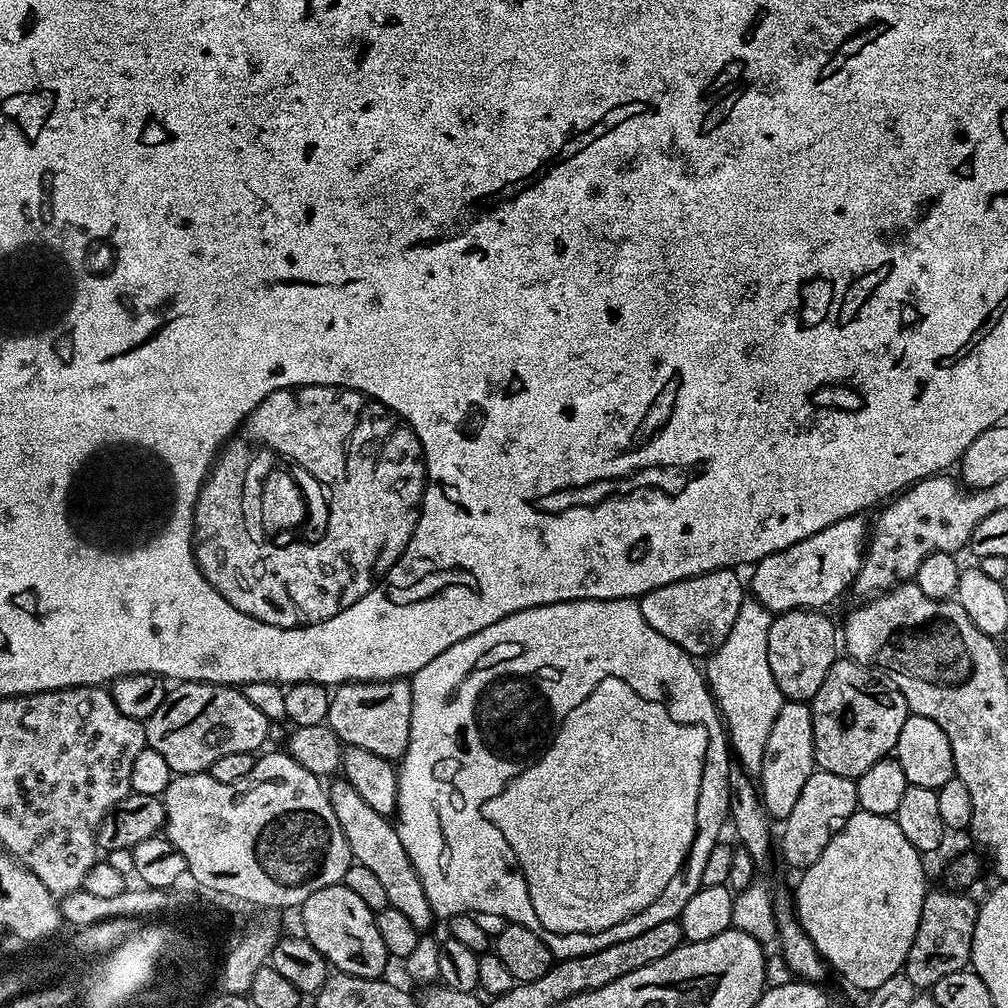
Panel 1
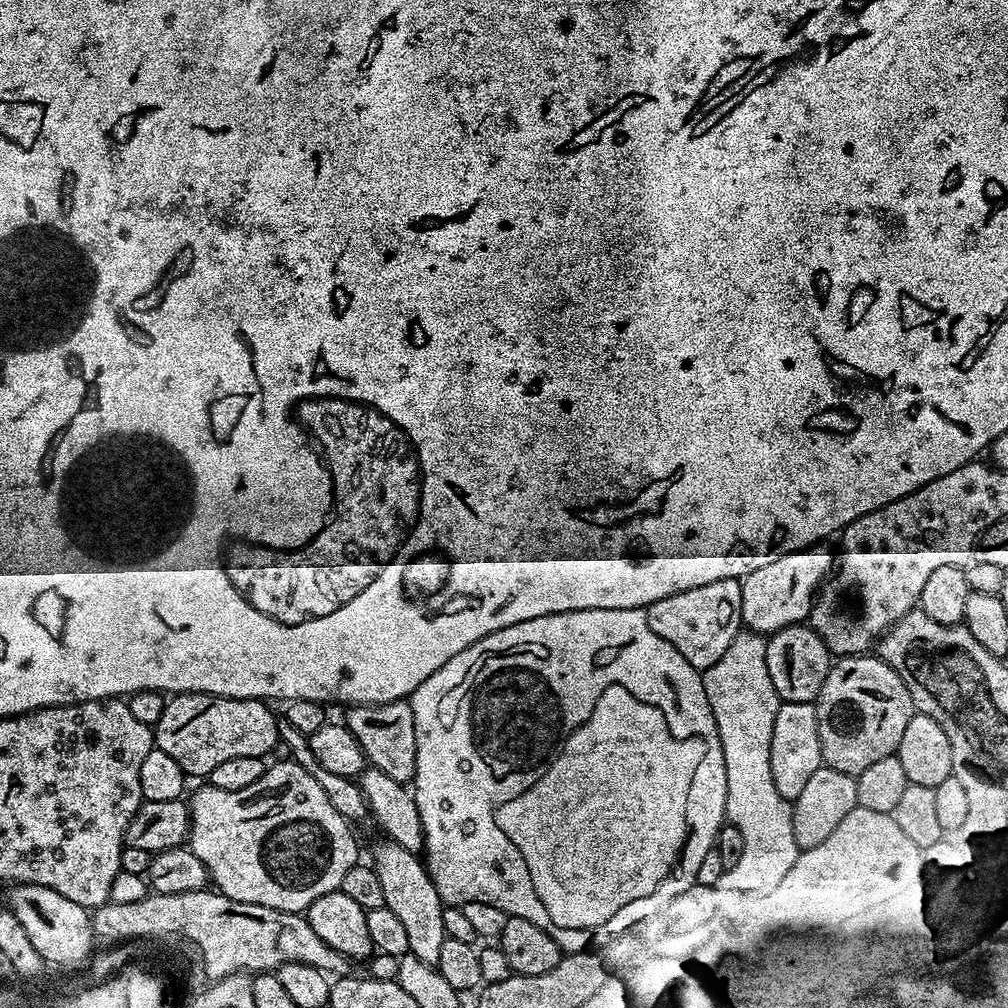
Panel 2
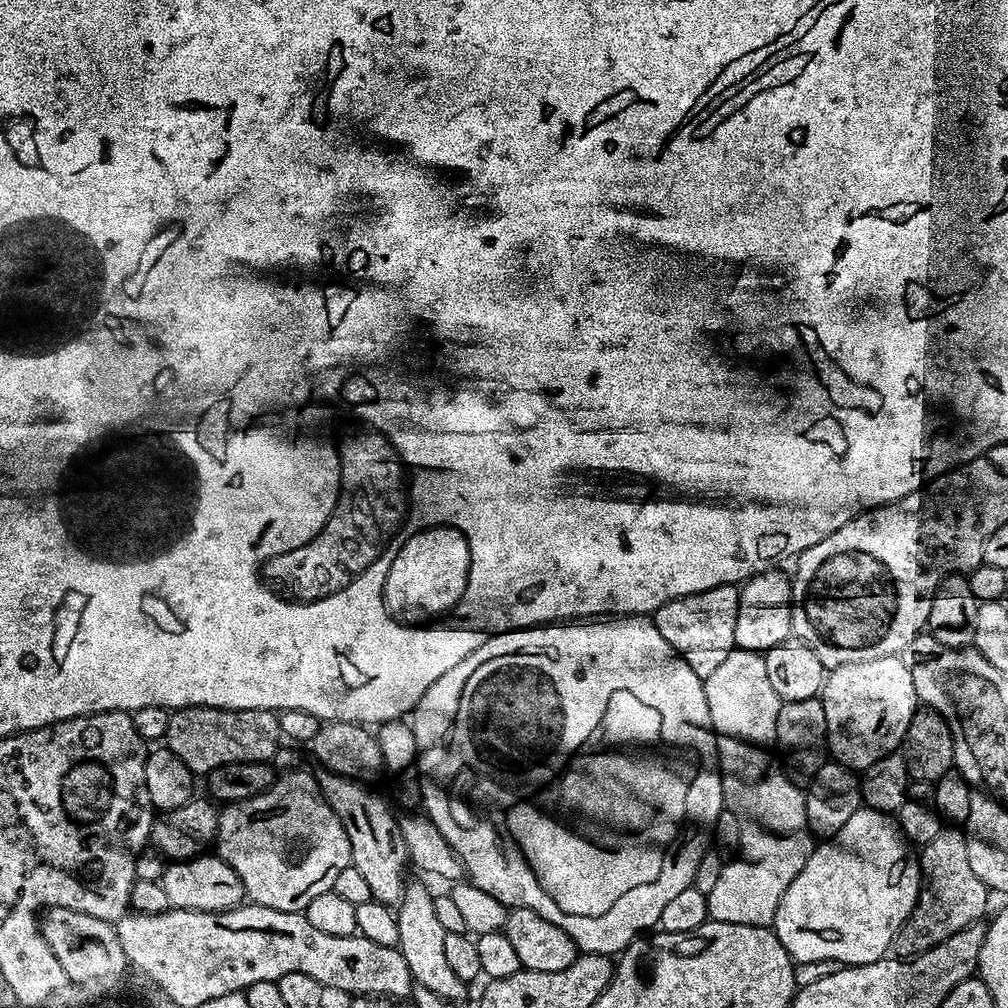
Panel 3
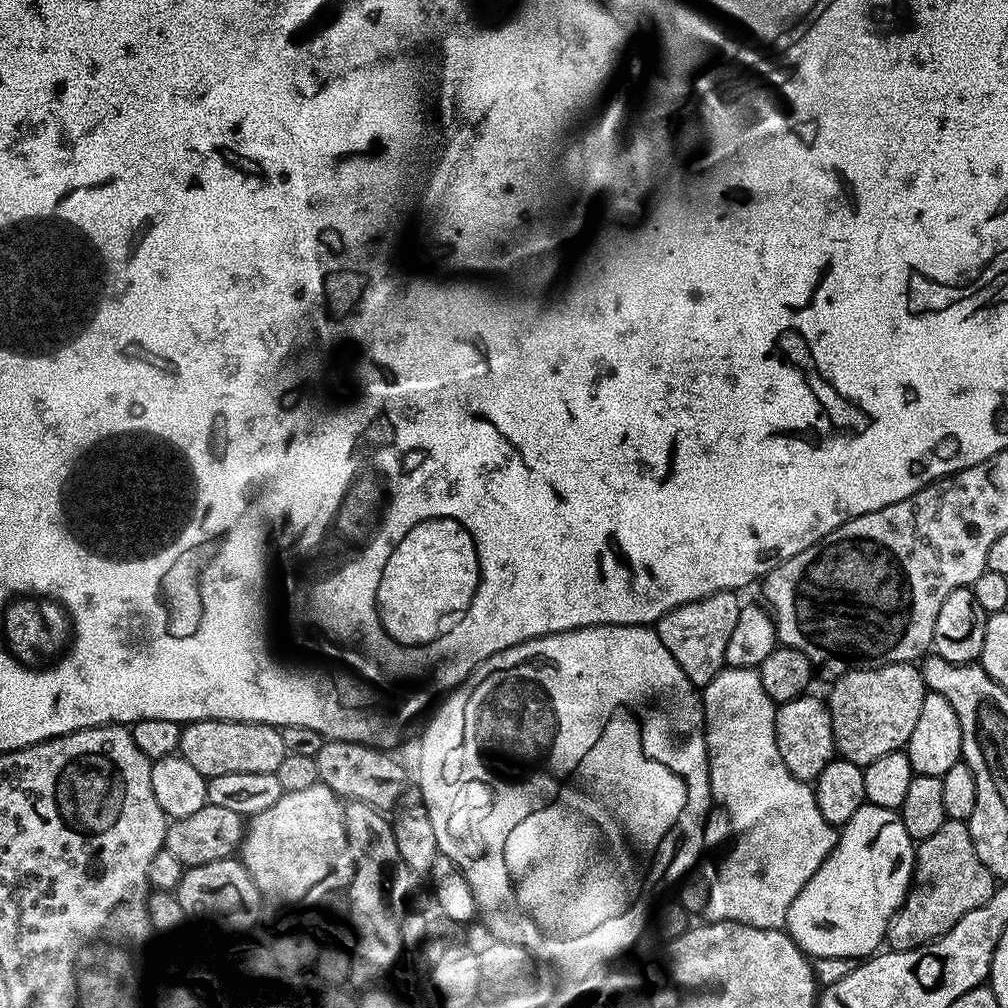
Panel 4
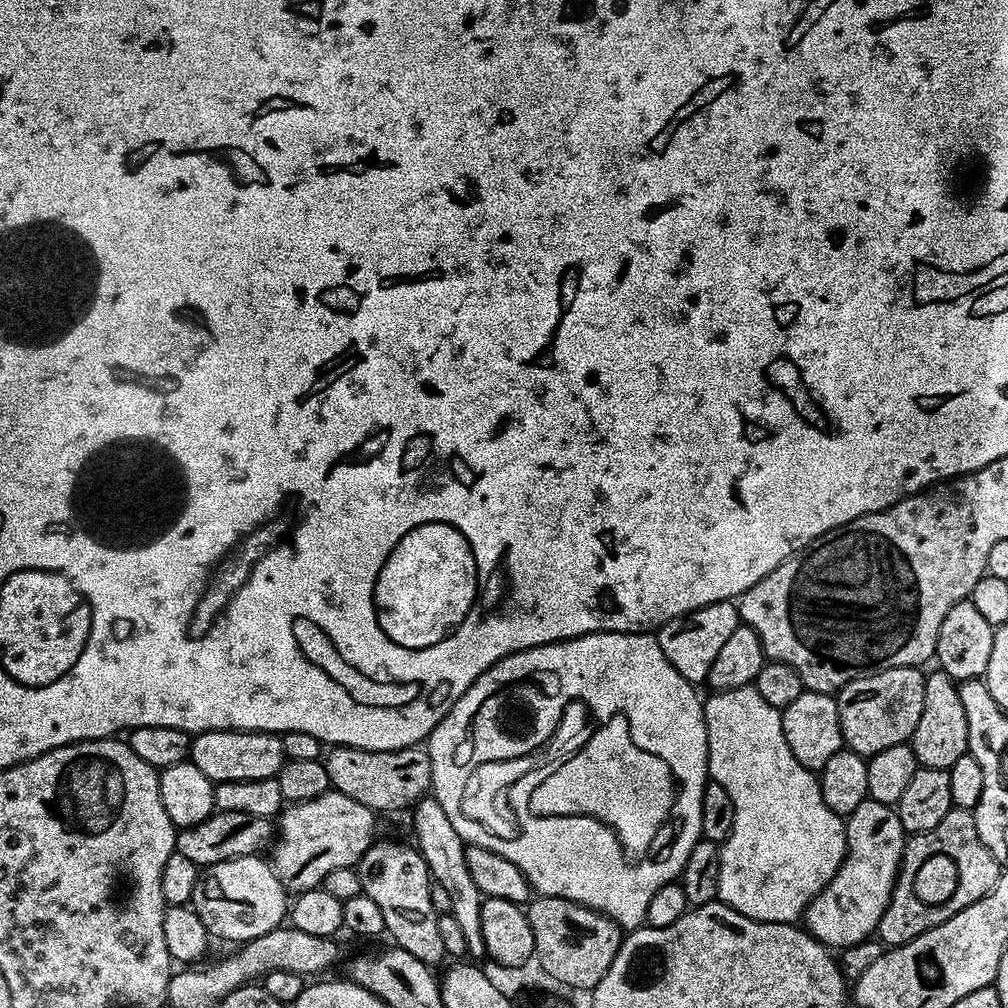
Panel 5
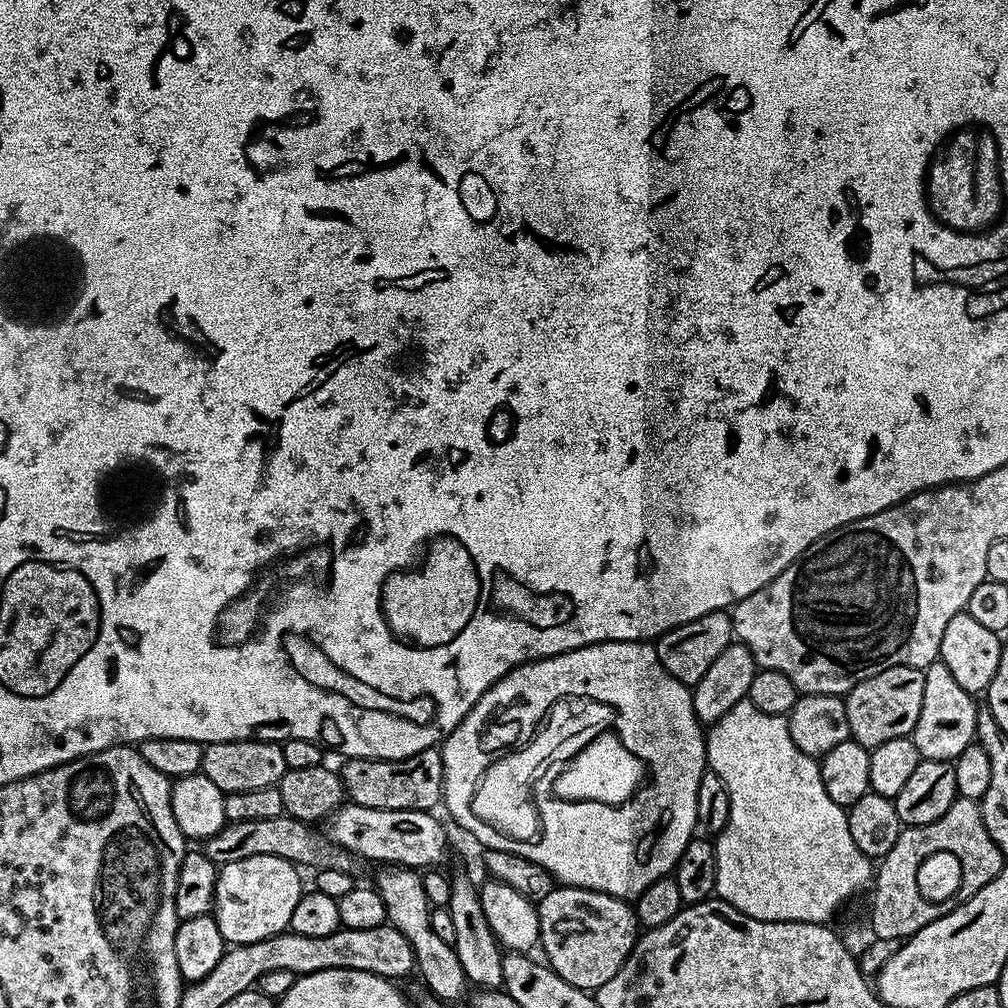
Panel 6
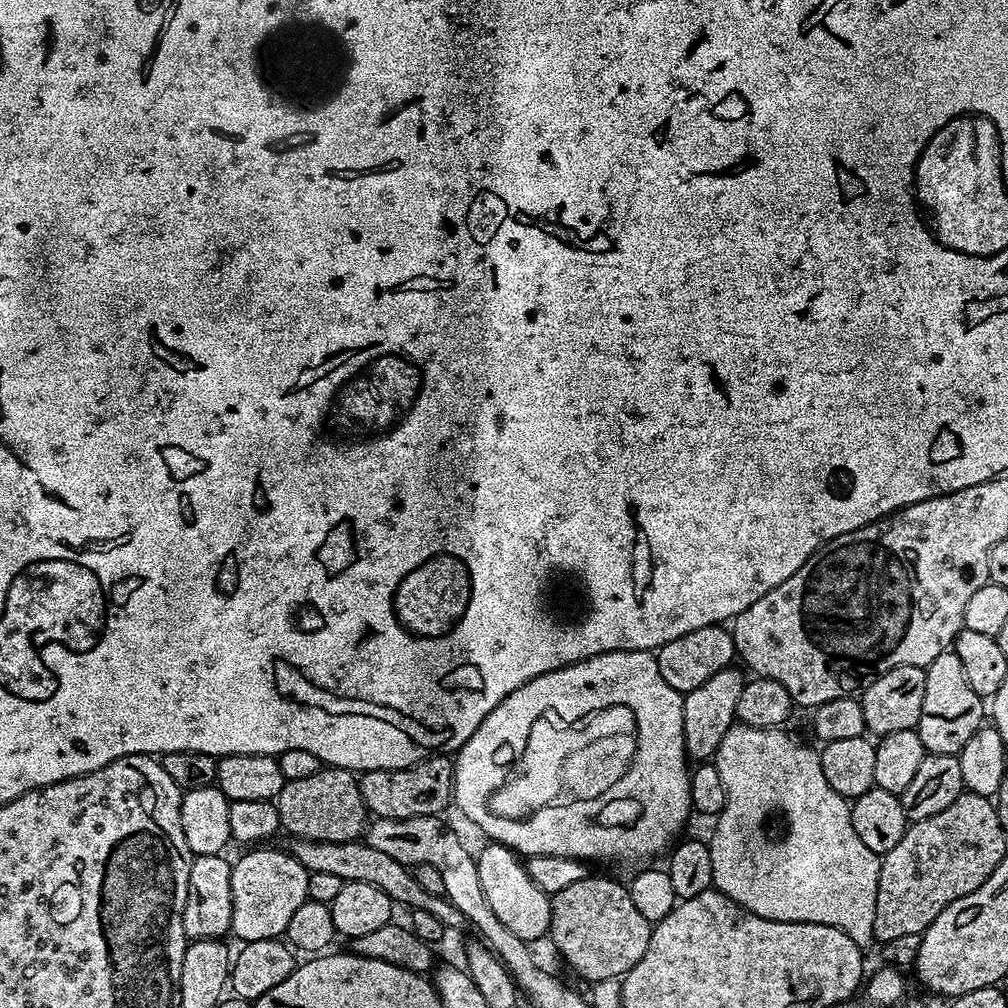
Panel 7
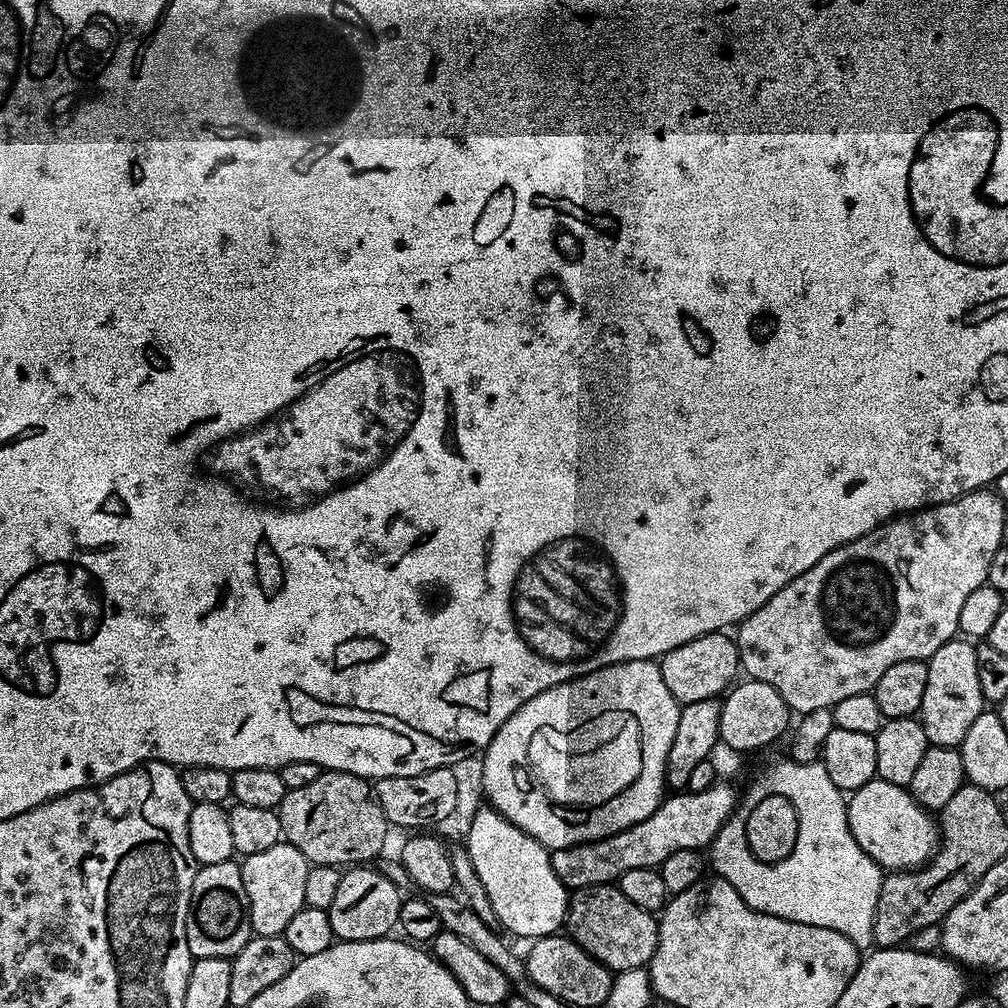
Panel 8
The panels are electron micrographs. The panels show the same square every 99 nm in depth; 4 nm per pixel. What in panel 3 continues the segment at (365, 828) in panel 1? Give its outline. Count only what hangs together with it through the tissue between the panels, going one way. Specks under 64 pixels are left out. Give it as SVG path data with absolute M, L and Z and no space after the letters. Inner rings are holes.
M405 883L404 894L395 909L398 922L399 950L402 958L406 958L406 966L410 966L410 974L416 984L421 984L427 990L432 990L448 1001L460 1002L464 996L466 981L458 978L454 970L446 962L445 943L446 932L442 930L437 916L434 914L436 896L424 884Z

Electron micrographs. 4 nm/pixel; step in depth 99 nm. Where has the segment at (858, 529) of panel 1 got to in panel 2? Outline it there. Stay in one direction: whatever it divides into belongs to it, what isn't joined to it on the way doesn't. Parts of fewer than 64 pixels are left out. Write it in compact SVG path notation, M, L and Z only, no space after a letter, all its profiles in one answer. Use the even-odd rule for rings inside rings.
M824 546L803 548L790 554L782 554L782 558L774 558L767 566L761 566L740 580L742 586L743 627L750 632L771 634L791 624L802 624L809 619L812 602L820 585L833 571L834 556Z

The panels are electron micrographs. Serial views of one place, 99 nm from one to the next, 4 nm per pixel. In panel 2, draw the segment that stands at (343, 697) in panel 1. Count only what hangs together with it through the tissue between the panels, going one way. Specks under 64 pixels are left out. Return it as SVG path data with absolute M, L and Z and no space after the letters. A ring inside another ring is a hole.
M407 699L381 704L353 704L347 709L346 723L350 734L358 738L365 761L371 767L383 770L394 782L411 785L418 766L418 738L414 734L414 710Z

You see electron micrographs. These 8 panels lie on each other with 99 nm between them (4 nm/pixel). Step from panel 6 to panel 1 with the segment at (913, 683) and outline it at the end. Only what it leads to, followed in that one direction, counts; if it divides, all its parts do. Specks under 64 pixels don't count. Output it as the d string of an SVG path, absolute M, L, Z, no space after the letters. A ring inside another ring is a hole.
M851 658L837 659L830 666L818 694L811 700L815 760L824 772L856 779L896 747L902 722L909 716L908 703L893 685L877 678Z

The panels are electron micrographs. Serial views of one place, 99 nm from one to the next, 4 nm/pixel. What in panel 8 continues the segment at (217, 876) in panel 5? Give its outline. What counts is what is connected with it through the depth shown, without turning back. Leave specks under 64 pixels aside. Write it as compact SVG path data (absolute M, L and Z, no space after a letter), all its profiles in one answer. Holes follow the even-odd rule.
M281 842L262 850L259 854L250 854L239 861L242 870L242 886L246 886L246 920L258 936L279 936L286 930L290 918L304 907L306 894L306 874L309 863L305 856L293 844Z

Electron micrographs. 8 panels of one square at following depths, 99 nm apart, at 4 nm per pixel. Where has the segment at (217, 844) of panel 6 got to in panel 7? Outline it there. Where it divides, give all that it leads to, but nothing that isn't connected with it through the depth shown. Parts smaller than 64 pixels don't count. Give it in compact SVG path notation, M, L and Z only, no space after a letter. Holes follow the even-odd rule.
M293 839L291 843L292 855L307 872L335 874L345 882L366 882L369 886L378 886L378 890L382 890L392 899L393 905L405 904L405 909L408 910L413 908L427 910L428 913L434 914L434 918L438 918L438 922L442 922L442 926L446 930L465 927L466 921L463 914L447 896L435 896L430 894L430 890L422 890L422 886L418 886L415 871L409 865L390 858L390 854L384 853L383 850L374 850L374 846L370 846L363 839L351 840L350 842Z

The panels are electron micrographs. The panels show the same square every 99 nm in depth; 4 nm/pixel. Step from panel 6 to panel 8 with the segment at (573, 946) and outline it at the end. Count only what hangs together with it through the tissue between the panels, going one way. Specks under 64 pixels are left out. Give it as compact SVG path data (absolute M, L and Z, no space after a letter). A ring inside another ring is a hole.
M616 884L577 888L568 902L567 935L613 973L647 966L658 946L660 926L653 913L634 906Z

